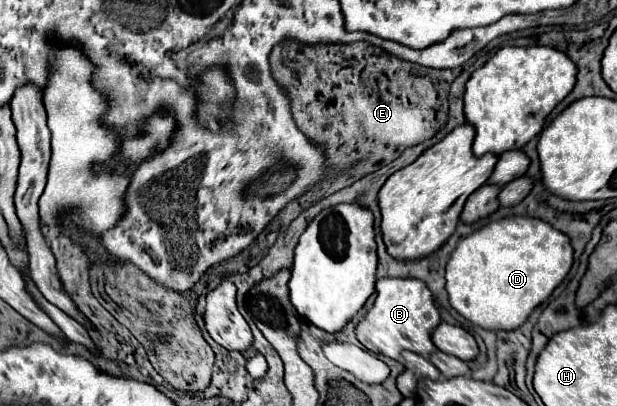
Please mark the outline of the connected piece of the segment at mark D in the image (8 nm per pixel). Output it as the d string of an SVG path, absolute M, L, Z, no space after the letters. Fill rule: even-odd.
M505 217L473 231L459 241L447 263L451 307L467 321L489 331L513 331L565 279L573 265L569 239L533 217Z

